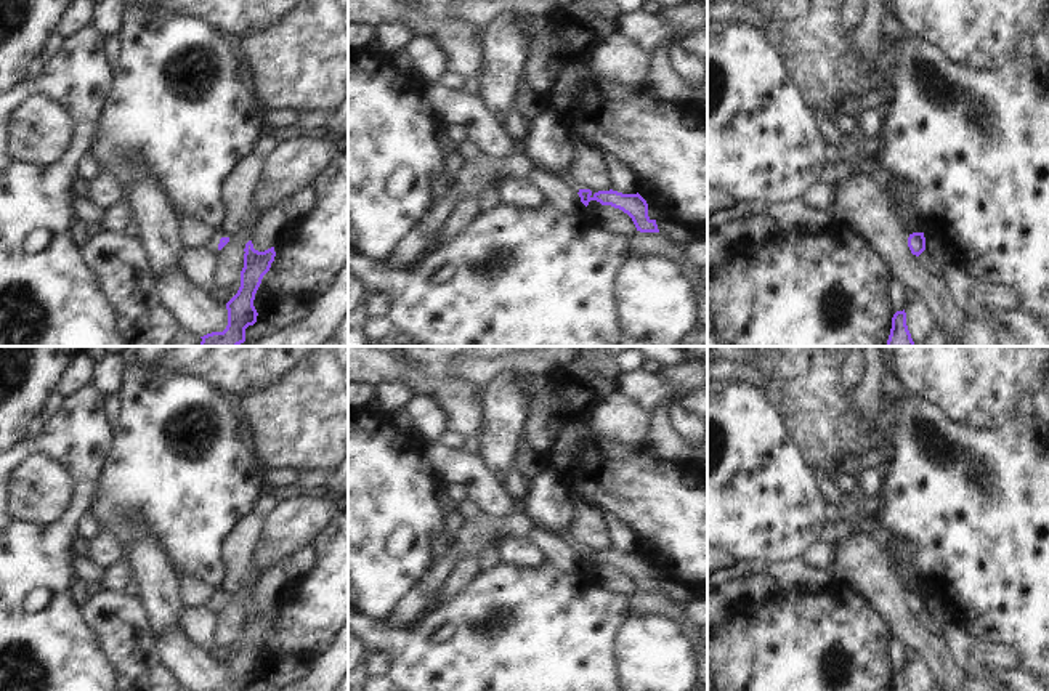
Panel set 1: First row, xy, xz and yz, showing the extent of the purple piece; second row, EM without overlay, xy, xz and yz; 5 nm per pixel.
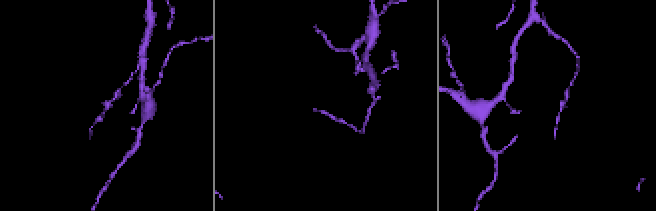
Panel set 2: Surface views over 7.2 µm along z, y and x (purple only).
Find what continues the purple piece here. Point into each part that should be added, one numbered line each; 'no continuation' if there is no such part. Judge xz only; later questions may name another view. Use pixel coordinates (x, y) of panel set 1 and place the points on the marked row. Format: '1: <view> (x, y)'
1: xz (575, 186)

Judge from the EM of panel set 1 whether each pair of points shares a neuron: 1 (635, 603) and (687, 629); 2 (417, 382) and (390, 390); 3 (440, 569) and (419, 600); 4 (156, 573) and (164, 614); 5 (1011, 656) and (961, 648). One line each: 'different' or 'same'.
1: same
2: different
3: same
4: same
5: same

